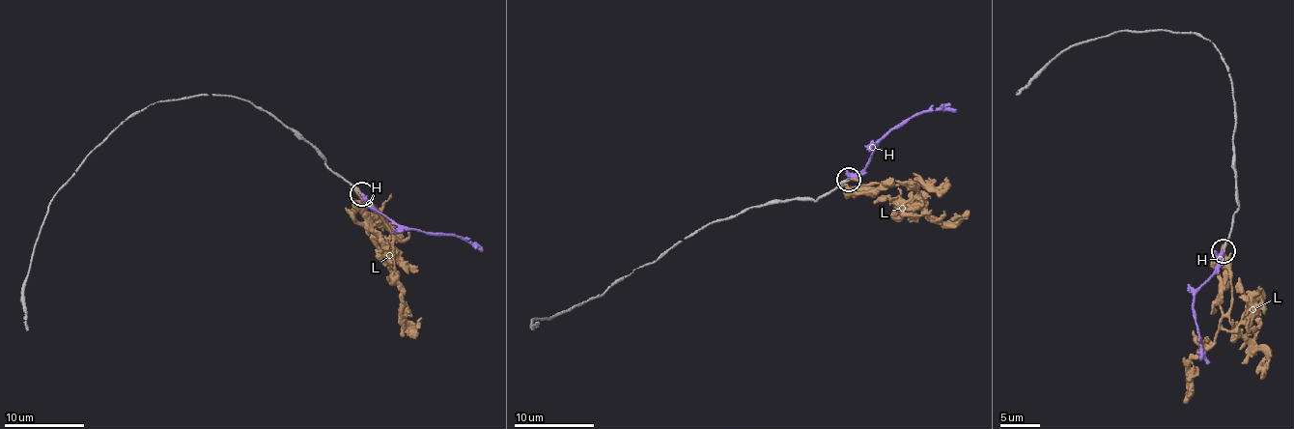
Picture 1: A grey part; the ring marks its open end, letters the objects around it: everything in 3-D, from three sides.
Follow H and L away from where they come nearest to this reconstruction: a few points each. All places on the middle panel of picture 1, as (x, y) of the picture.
H: (847, 179), (867, 166), (872, 150), (886, 135), (925, 111), (957, 109)
L: (841, 183), (853, 180), (871, 194), (900, 183), (908, 189), (917, 185), (917, 180), (936, 192), (950, 185)

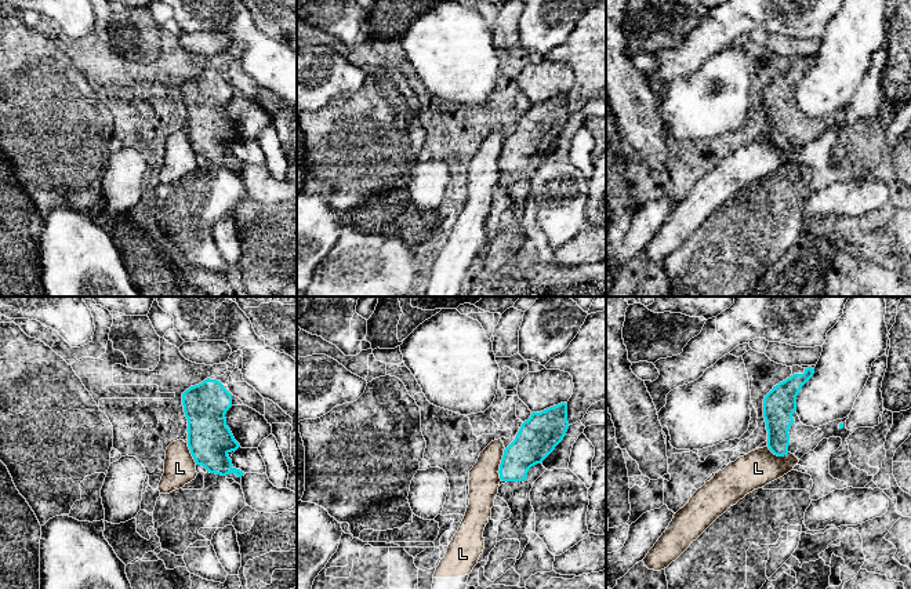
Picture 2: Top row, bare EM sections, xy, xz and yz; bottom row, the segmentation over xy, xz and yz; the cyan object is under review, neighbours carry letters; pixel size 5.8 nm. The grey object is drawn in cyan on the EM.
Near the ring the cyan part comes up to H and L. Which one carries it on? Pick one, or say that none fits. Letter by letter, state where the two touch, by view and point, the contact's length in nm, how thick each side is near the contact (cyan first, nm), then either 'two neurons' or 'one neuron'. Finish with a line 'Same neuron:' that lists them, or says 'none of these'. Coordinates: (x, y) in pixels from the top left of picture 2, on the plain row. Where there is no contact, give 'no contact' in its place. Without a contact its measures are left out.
H: no contact; one neuron
L: meets cyan in xz at (500, 155); contact 190 nm long; 220 nm thick on the cyan side, 180 nm on the other; two neurons
Same neuron: H

